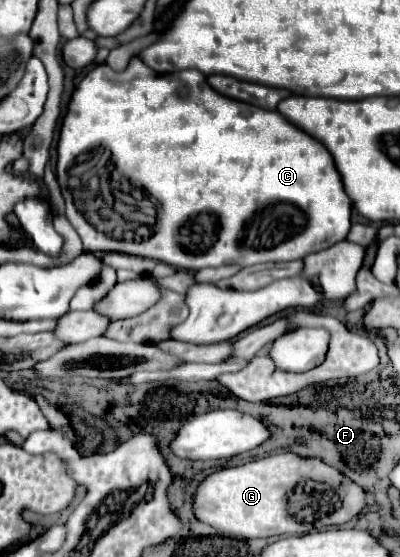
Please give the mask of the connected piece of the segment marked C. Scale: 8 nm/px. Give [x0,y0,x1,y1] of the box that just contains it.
[56,57,352,273]

